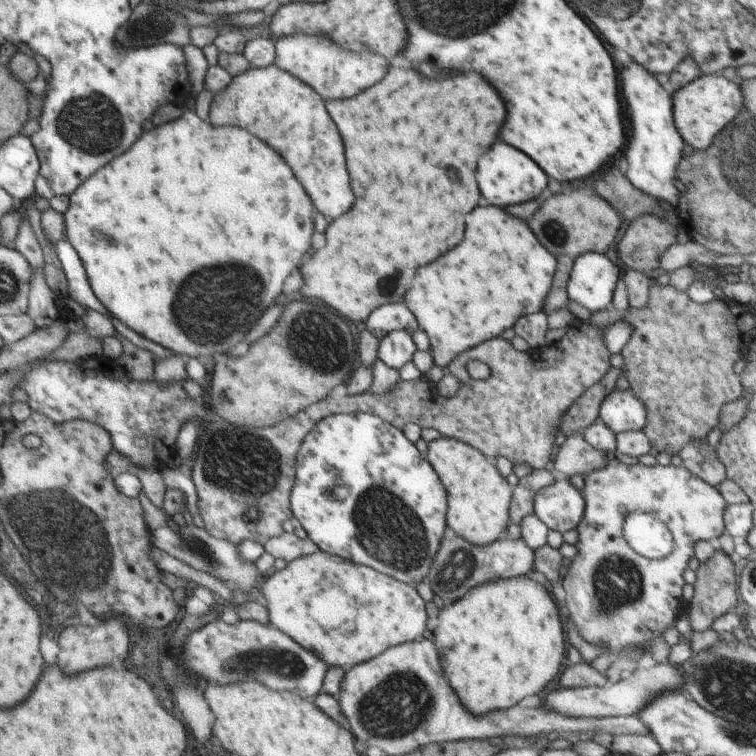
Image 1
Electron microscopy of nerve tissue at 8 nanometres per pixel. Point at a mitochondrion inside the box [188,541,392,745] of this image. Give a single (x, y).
(286, 666)

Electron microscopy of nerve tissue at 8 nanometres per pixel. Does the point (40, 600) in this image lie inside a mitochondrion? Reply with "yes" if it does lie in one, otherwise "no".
yes

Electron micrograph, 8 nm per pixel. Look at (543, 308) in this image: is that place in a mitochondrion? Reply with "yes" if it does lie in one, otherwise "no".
no

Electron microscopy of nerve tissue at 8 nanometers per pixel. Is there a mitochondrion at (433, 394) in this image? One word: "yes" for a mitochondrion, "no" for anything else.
no

